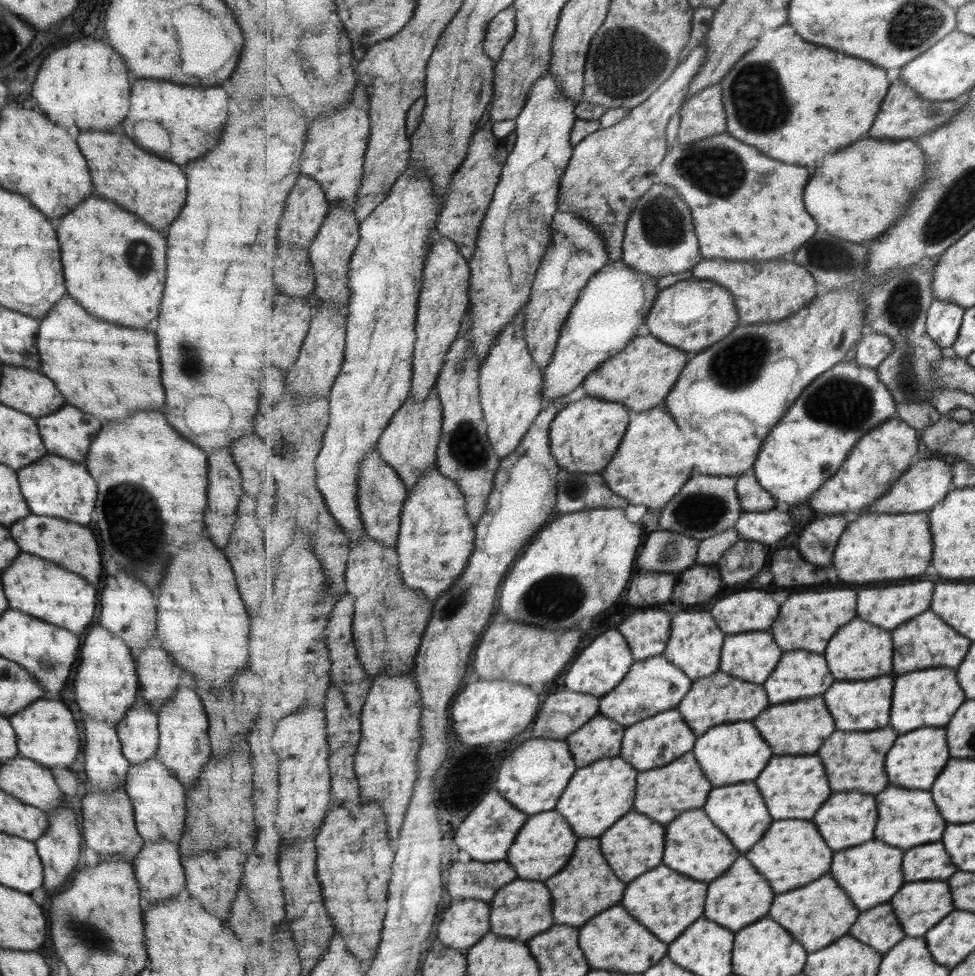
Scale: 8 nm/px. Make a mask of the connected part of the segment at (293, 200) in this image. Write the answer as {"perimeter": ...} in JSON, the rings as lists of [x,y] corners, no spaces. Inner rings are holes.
{"perimeter":[[[303,175],[289,193],[285,216],[279,230],[279,246],[293,244],[310,248],[324,226],[331,204],[326,190],[315,178]]]}

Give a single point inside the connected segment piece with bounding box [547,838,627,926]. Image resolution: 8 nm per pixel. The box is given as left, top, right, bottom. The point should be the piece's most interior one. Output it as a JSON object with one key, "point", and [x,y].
{"point":[574,890]}

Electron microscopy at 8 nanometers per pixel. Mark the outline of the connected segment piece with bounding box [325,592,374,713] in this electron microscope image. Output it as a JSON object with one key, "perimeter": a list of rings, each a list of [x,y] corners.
{"perimeter":[[[348,592],[335,605],[333,617],[326,626],[326,641],[328,642],[330,658],[332,659],[331,678],[337,688],[345,693],[348,707],[357,713],[361,713],[364,704],[368,700],[368,694],[374,684],[374,678],[370,676],[360,661],[356,647],[356,639],[353,634],[353,621],[356,614],[355,597]]]}

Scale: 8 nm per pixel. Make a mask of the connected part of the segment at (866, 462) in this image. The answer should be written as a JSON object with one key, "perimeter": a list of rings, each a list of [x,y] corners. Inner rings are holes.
{"perimeter":[[[894,415],[877,430],[865,434],[861,442],[857,442],[857,450],[849,456],[849,462],[841,466],[837,472],[837,478],[831,478],[825,482],[825,486],[817,492],[817,498],[813,498],[811,506],[817,512],[825,514],[847,514],[847,512],[863,512],[867,510],[877,498],[887,494],[891,486],[907,472],[907,469],[920,457],[919,443],[920,432],[905,422],[899,416]]]}

